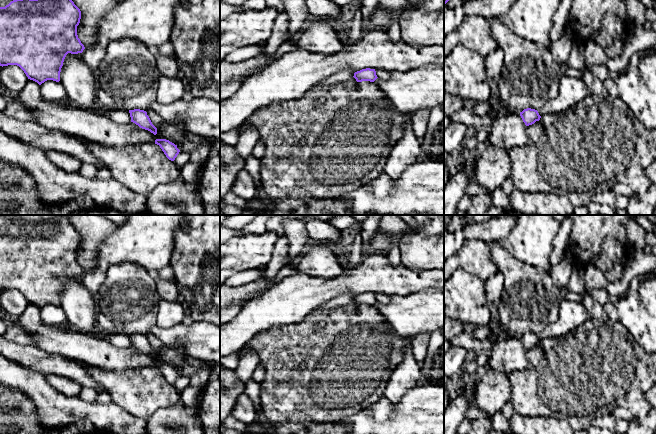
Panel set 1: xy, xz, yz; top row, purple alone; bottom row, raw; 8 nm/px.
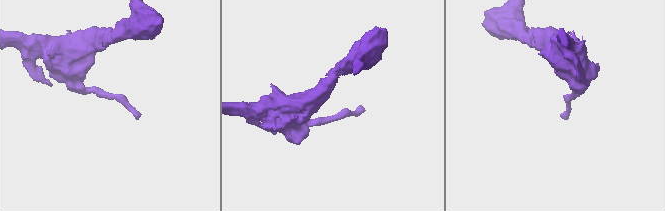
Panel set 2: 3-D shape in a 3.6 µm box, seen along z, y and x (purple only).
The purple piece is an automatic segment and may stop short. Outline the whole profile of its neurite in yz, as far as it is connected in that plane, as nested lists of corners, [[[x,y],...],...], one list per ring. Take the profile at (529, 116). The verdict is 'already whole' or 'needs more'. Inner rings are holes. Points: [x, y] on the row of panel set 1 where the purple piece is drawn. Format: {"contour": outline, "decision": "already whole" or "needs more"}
{"contour": [[[531,108],[524,109],[522,112],[520,112],[520,116],[526,126],[534,124],[541,118],[538,111]]], "decision": "already whole"}

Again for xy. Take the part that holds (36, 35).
{"contour": [[[0,0],[0,66],[17,65],[39,85],[47,80],[59,82],[66,55],[85,49],[77,35],[80,19],[81,11],[72,0]]], "decision": "needs more"}

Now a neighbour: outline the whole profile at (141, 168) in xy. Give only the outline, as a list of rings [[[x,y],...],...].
[[[90,143],[89,150],[111,172],[111,178],[135,193],[148,196],[158,185],[171,183],[181,177],[177,164],[169,160],[160,146],[155,143],[121,148],[110,148]]]

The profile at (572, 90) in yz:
[[[562,76],[557,96],[547,100],[537,111],[541,117],[547,114],[560,115],[562,112],[575,108],[589,95],[589,89],[581,78]]]

